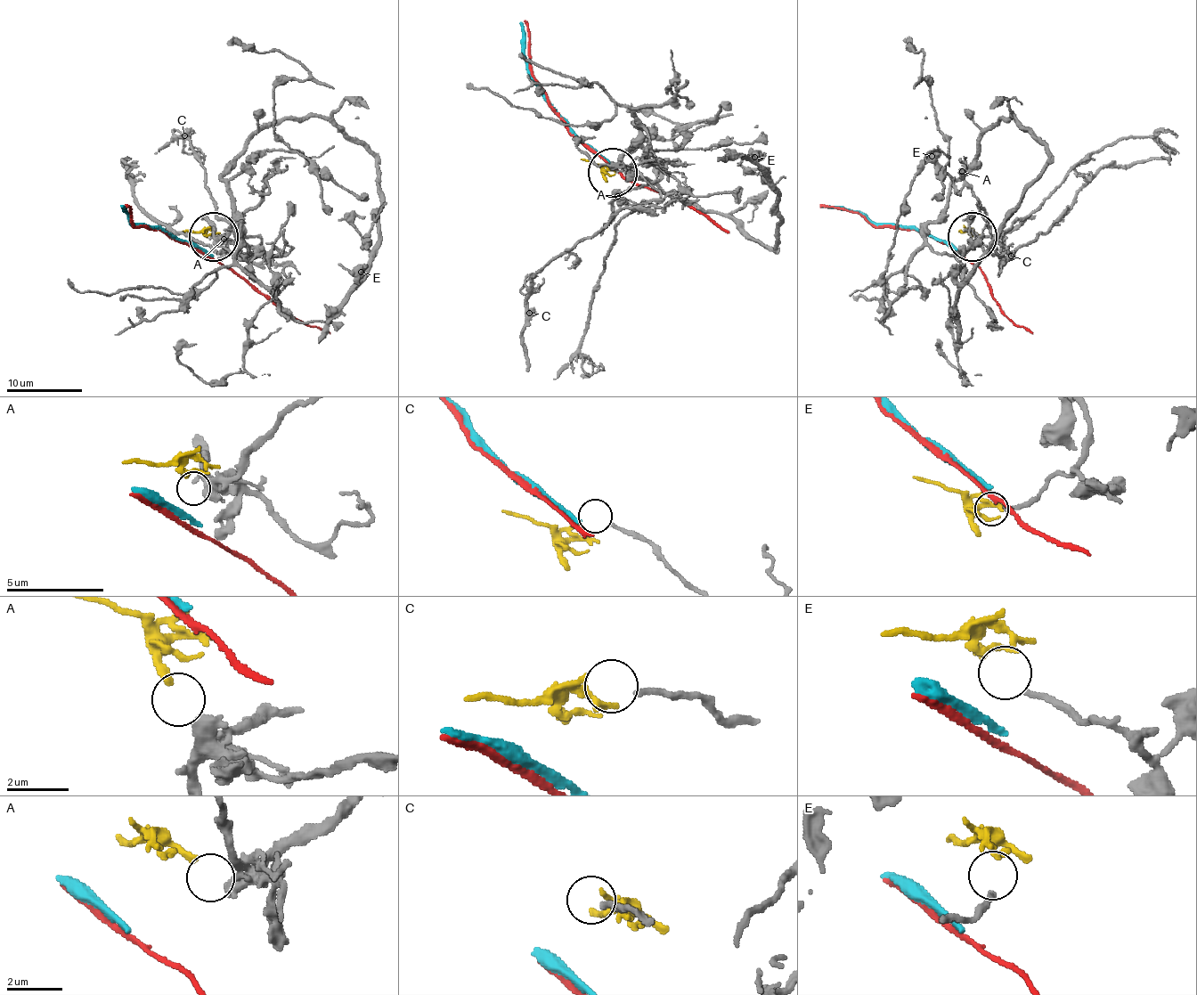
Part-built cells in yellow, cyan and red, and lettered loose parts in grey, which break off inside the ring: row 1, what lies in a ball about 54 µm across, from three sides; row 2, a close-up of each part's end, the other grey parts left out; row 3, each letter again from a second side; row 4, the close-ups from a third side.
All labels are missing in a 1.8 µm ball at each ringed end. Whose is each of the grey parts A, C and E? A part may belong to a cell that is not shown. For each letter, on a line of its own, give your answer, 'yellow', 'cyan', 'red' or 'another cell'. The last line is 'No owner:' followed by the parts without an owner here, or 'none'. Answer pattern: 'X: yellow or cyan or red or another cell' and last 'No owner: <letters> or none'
A: yellow
C: another cell
E: another cell
No owner: C, E

